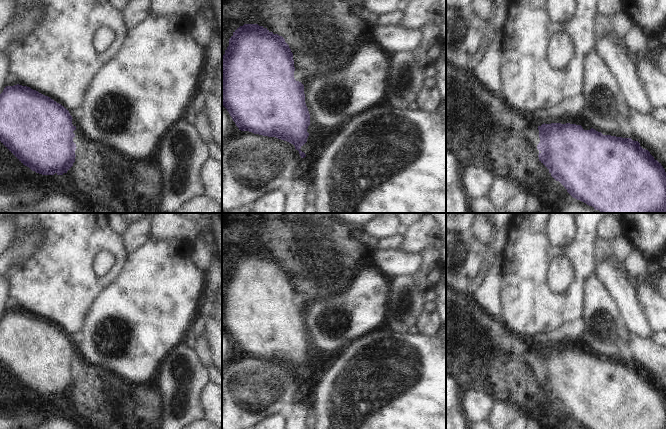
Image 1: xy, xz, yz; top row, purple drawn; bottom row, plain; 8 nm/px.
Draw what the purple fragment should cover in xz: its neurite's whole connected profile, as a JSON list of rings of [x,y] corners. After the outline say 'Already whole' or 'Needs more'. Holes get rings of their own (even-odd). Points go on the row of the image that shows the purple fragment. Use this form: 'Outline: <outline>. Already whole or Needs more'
Outline: [[[244,24],[233,32],[233,35],[229,39],[229,46],[225,50],[225,54],[222,57],[222,105],[227,109],[239,130],[249,131],[254,134],[268,137],[276,137],[278,139],[287,141],[293,144],[295,149],[299,151],[301,158],[304,158],[306,155],[300,149],[307,142],[307,138],[309,136],[307,129],[310,125],[310,114],[305,103],[304,85],[301,82],[295,80],[294,71],[295,67],[293,53],[282,36],[274,34],[267,28],[259,26],[258,24]]]. Already whole.

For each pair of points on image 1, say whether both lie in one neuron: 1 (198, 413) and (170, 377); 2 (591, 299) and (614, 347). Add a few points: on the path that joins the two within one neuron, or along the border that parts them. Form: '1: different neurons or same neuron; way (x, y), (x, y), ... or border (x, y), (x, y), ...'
1: same neuron; way (189, 404), (177, 392), (177, 386)
2: same neuron; way (603, 310), (606, 312), (610, 335)

